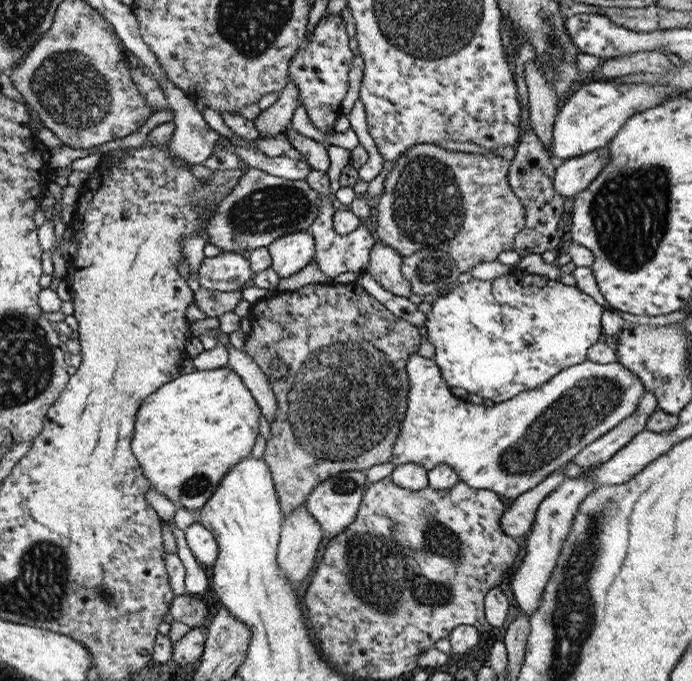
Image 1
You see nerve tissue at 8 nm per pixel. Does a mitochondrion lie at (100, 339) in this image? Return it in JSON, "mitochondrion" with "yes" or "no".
{"mitochondrion":"no"}

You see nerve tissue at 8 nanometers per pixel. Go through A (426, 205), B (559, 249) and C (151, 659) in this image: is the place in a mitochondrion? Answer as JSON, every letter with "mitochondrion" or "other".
{"A":"mitochondrion","B":"other","C":"other"}

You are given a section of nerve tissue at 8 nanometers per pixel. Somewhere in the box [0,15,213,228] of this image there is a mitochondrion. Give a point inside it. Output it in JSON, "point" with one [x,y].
{"point":[70,88]}

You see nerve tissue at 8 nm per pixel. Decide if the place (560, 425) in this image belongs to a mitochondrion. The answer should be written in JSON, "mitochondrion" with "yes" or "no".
{"mitochondrion":"yes"}

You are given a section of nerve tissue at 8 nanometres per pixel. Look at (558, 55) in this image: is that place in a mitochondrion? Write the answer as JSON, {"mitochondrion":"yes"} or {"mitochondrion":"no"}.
{"mitochondrion":"yes"}

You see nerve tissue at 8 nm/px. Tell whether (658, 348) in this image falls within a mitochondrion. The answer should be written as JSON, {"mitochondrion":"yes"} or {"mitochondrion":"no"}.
{"mitochondrion":"yes"}

